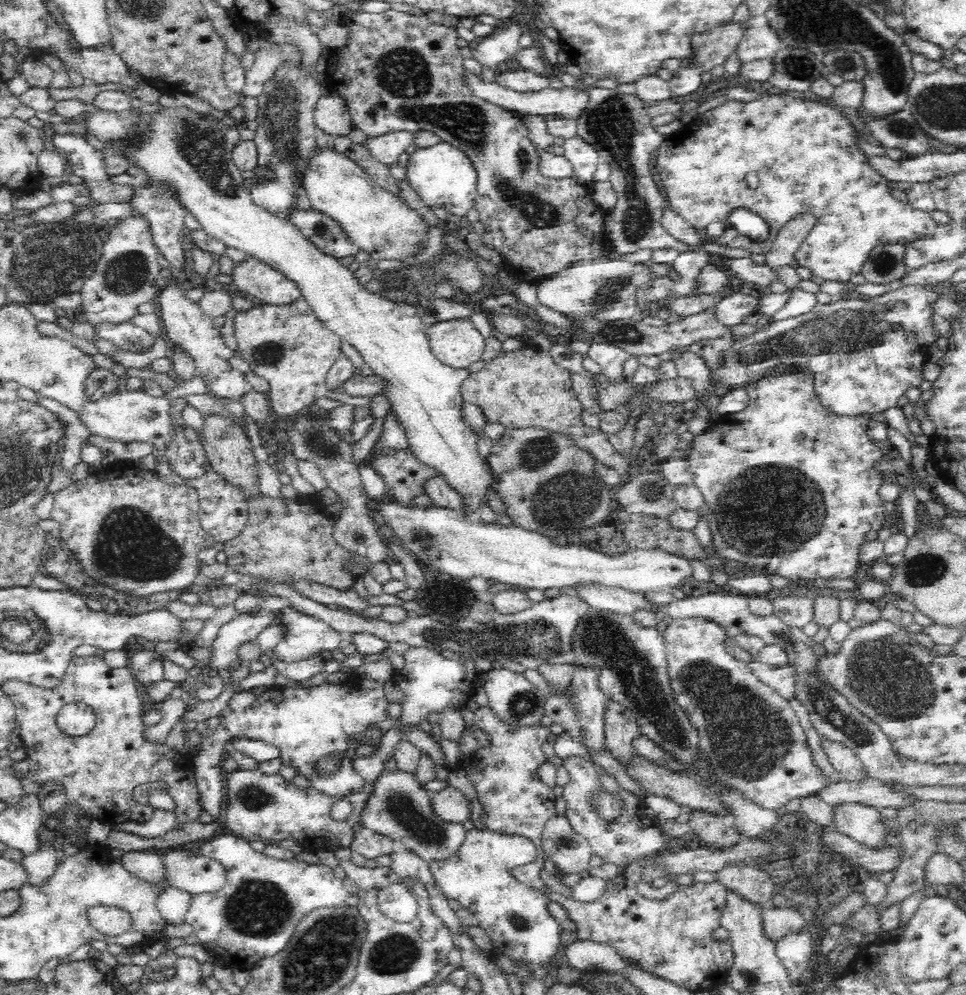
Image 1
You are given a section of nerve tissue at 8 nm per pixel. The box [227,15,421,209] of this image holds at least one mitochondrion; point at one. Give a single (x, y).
(282, 120)

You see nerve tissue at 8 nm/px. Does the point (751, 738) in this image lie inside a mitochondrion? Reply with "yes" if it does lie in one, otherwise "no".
yes

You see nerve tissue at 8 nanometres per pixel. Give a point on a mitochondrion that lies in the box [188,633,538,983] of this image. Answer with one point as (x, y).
(260, 909)

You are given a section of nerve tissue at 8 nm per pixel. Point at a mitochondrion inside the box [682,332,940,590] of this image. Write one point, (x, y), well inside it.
(777, 502)

